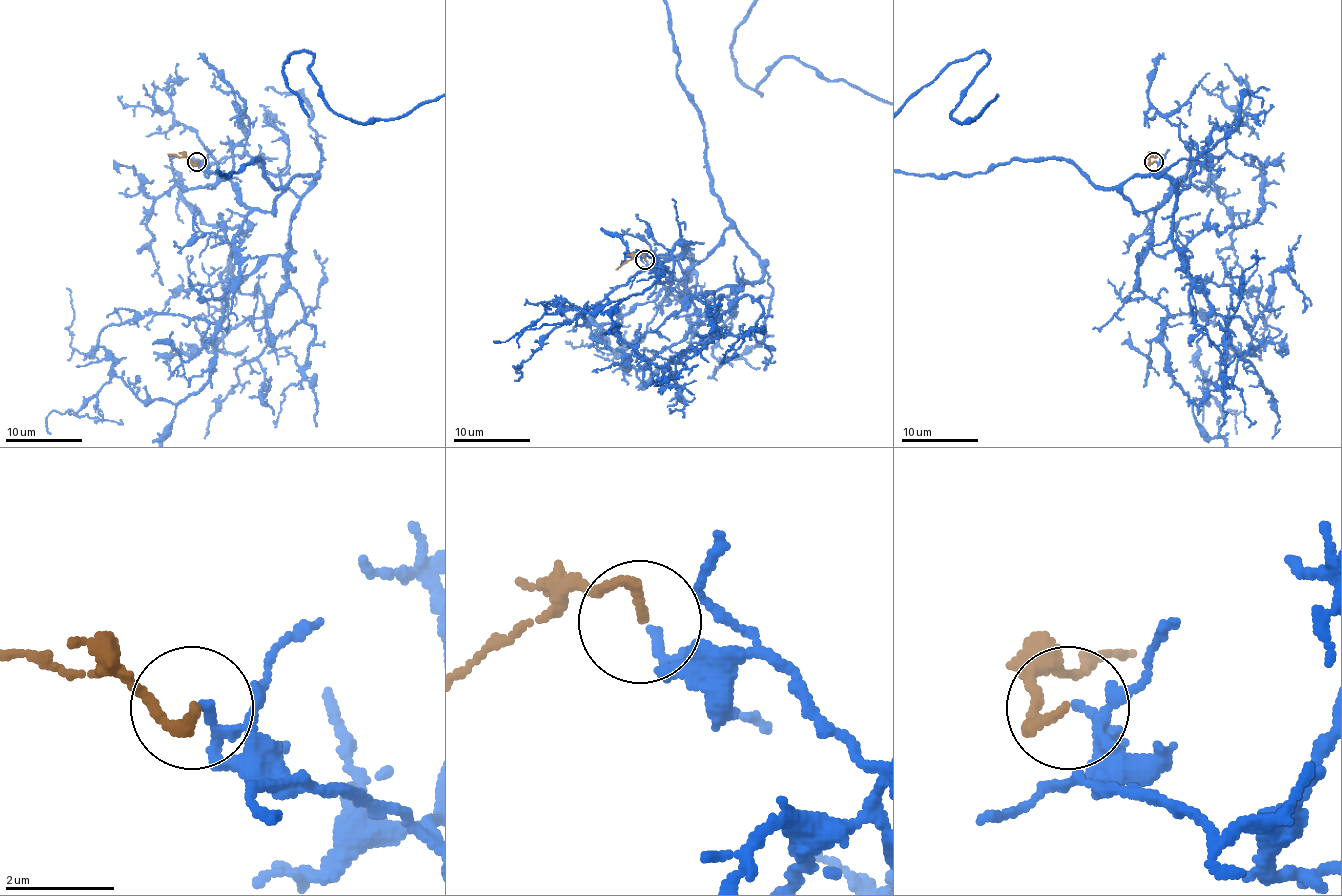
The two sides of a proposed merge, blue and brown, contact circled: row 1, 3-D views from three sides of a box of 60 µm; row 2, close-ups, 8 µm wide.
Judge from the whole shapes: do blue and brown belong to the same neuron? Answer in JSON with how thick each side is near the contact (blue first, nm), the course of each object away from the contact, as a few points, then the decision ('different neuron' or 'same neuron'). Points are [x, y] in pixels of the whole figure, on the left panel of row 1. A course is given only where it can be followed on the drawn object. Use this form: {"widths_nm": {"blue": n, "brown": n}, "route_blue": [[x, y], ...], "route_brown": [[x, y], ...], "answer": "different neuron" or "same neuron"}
{"widths_nm": {"blue": 110, "brown": 180}, "route_brown": [[196, 161], [192, 163], [186, 157], [167, 154]], "answer": "same neuron"}

